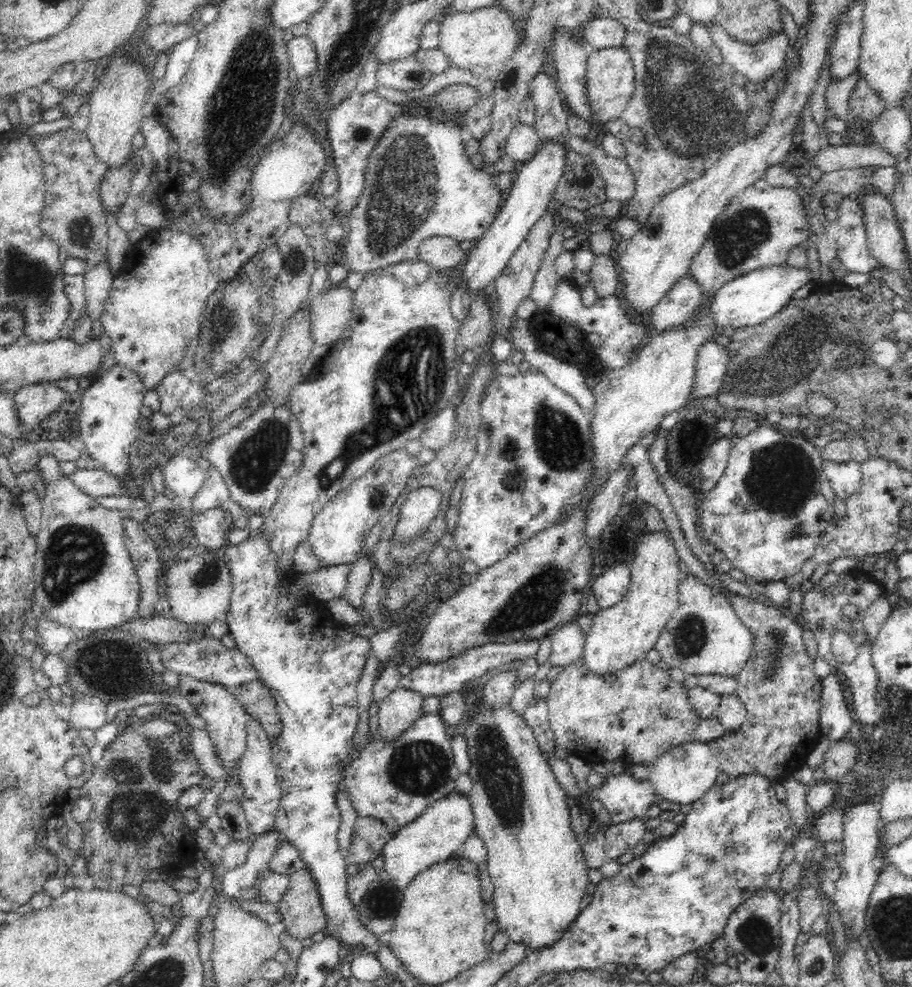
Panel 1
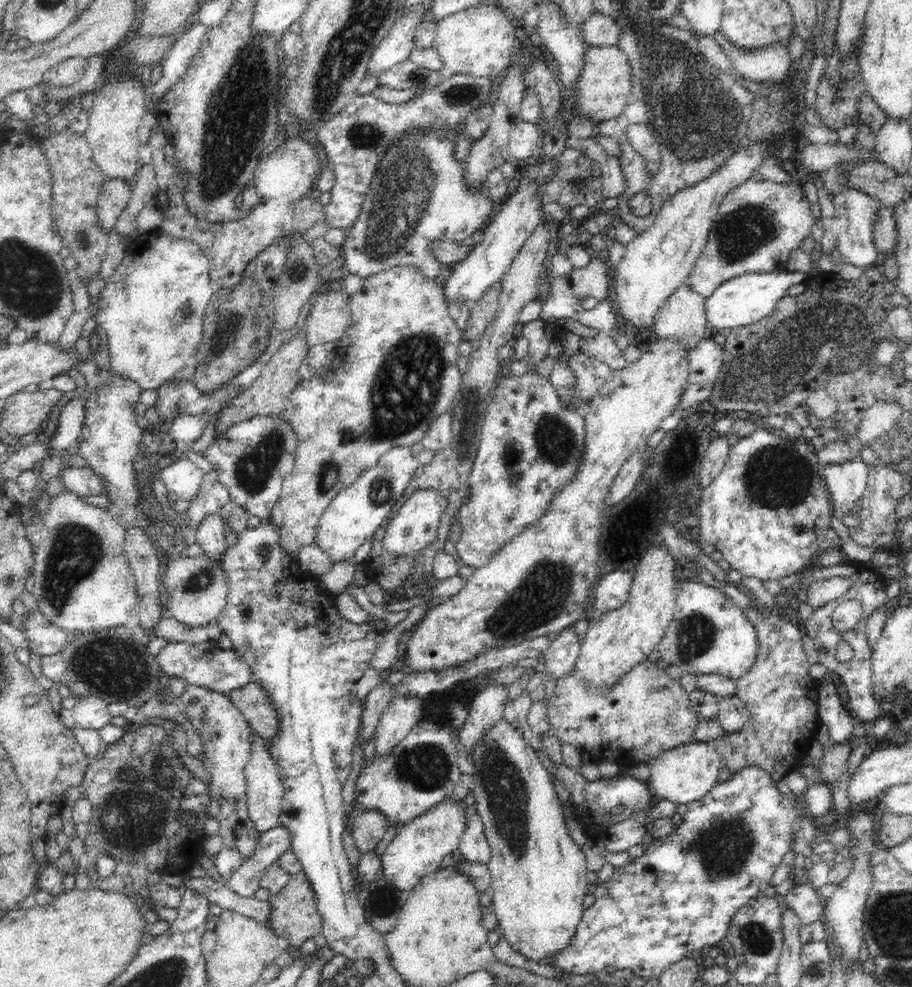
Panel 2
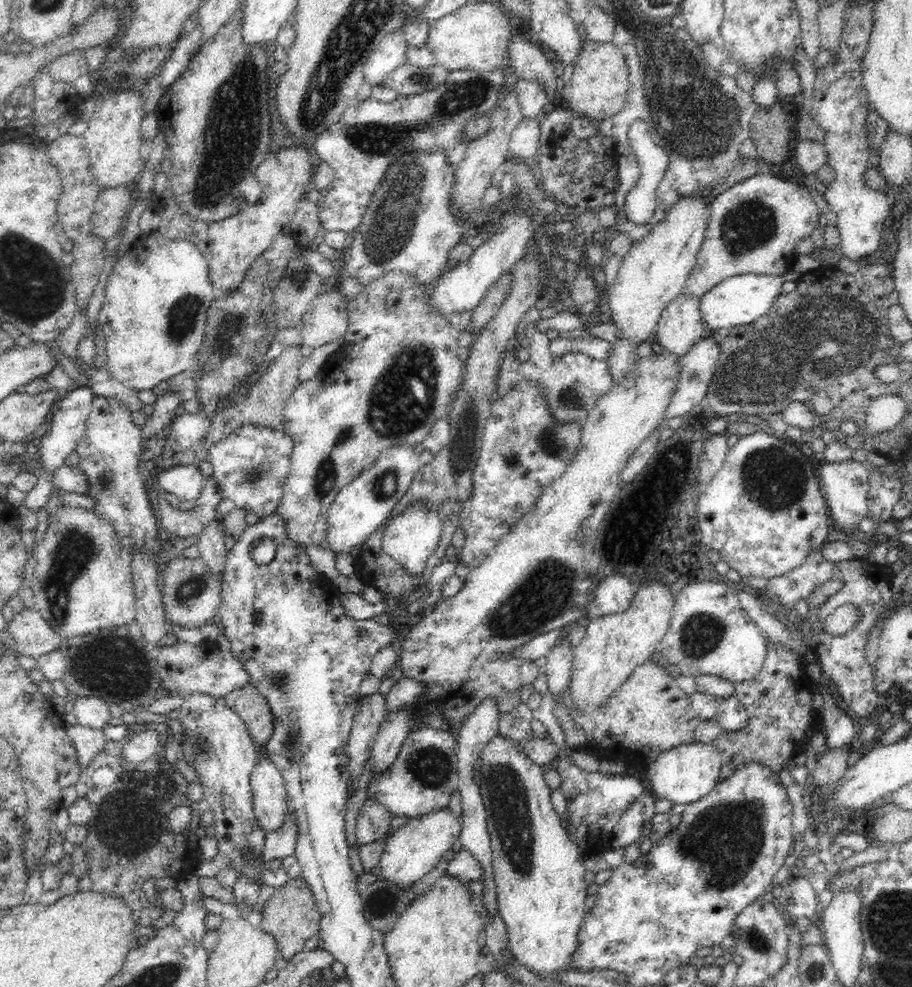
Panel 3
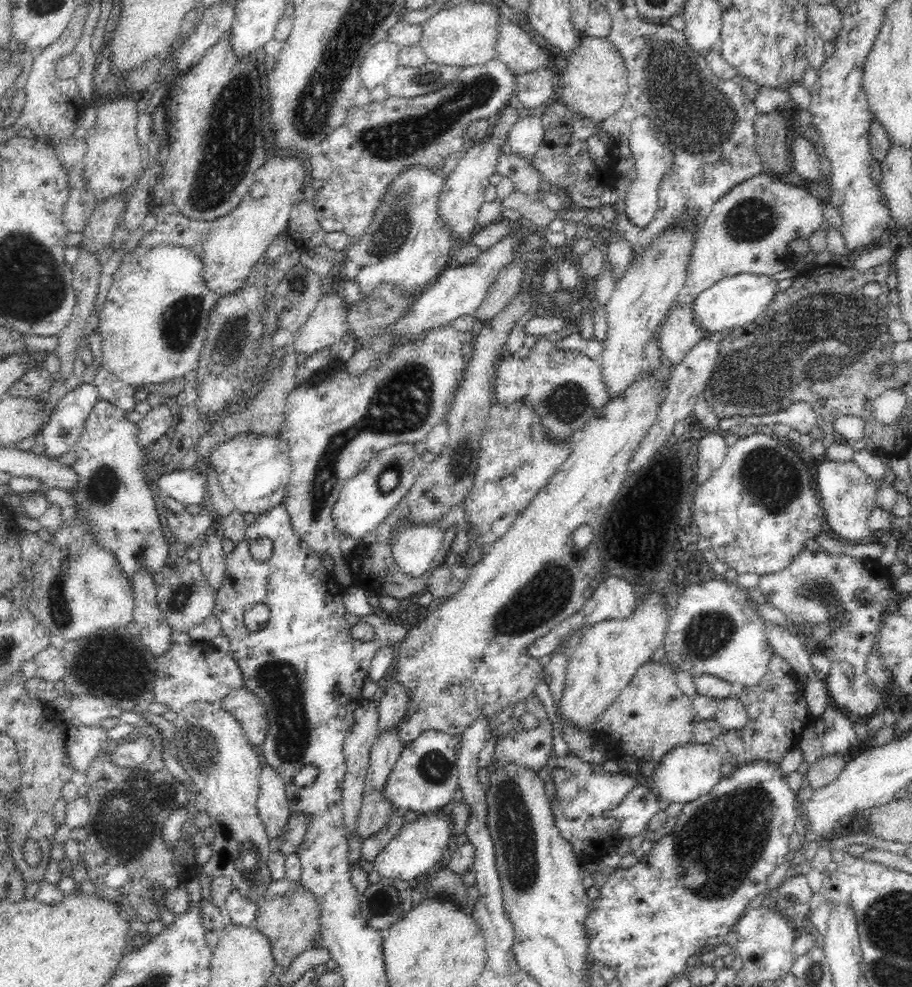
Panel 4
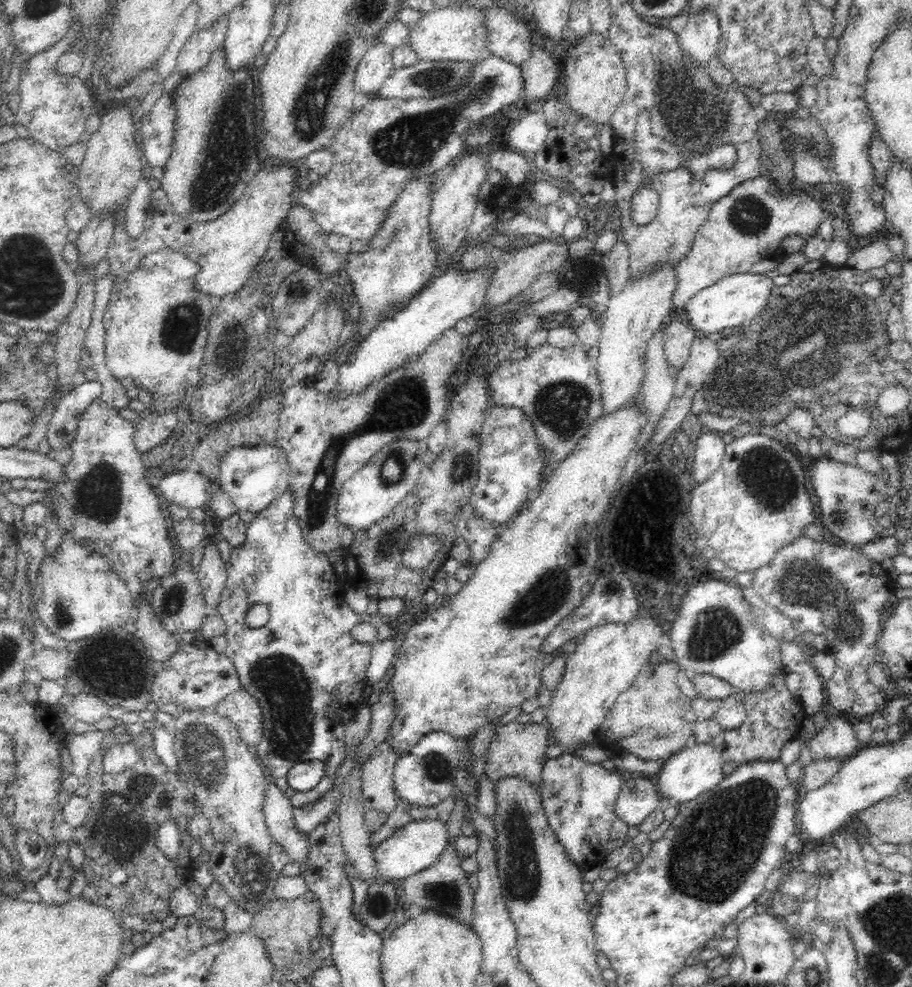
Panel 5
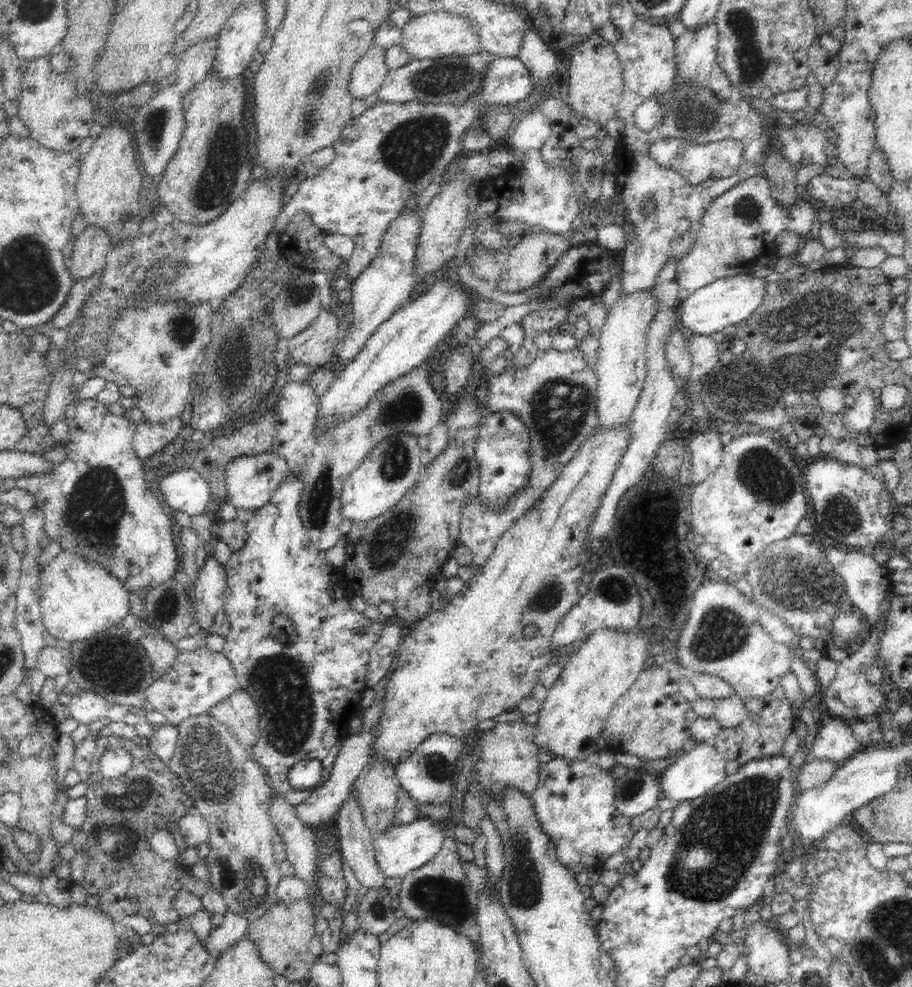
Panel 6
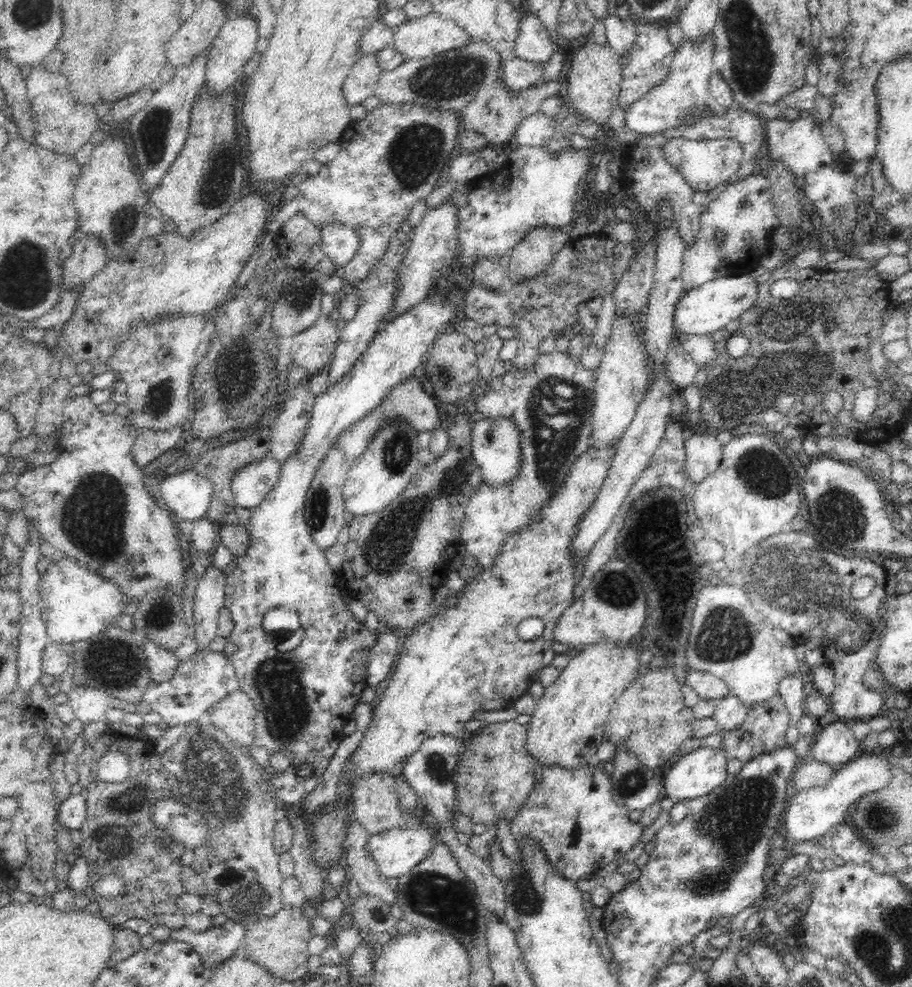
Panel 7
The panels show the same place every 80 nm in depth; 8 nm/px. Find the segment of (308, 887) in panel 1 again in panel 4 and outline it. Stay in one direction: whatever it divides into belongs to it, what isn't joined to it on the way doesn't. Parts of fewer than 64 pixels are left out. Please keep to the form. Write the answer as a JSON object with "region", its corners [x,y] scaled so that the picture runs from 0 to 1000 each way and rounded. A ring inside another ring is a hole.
{"region":[[[329,895],[328,900],[319,907],[303,907],[286,913],[282,924],[284,927],[277,940],[296,952],[303,979],[314,984],[326,970],[342,958],[344,948],[350,945],[352,924],[349,911]]]}

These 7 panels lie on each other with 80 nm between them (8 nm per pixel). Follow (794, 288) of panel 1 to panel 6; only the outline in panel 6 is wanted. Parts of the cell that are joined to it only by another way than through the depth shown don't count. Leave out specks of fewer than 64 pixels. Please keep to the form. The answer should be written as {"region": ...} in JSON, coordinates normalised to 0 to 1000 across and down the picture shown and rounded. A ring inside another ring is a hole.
{"region":[[[820,278],[788,282],[763,294],[759,300],[754,300],[745,308],[742,326],[761,339],[779,340],[796,332],[803,332],[803,328],[822,322],[822,318],[831,312],[840,300],[840,288],[840,283]]]}

